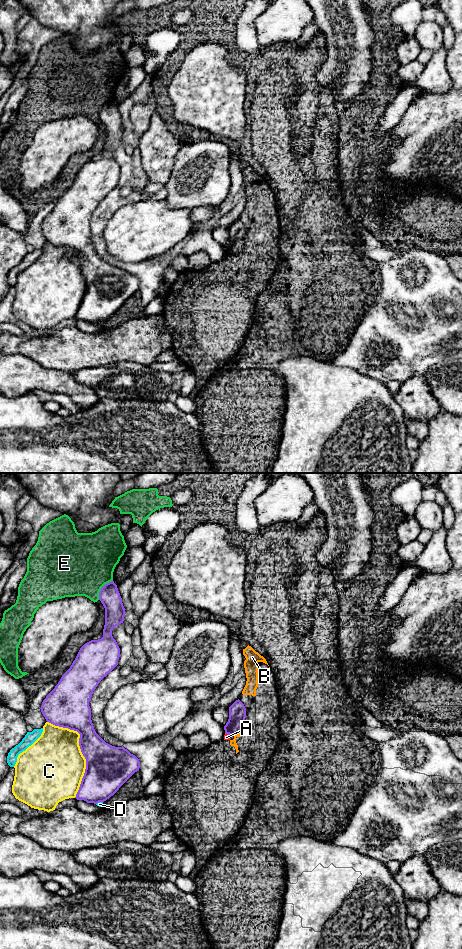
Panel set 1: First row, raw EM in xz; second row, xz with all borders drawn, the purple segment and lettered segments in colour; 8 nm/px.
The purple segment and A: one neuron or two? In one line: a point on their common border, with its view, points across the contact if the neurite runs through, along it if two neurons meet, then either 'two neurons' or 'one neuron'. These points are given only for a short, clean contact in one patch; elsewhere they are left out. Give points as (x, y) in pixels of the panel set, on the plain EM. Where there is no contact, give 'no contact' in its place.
contact xz (227, 253); border xz (225, 252), (229, 255); two neurons

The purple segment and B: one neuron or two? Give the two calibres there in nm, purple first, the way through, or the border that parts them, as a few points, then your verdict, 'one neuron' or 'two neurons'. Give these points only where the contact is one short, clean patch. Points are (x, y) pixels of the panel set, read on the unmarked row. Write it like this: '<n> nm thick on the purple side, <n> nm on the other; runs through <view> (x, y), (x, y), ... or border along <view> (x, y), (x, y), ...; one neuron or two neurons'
140 nm thick on the purple side, 50 nm on the other; border along xz (242, 249), (234, 255); two neurons

